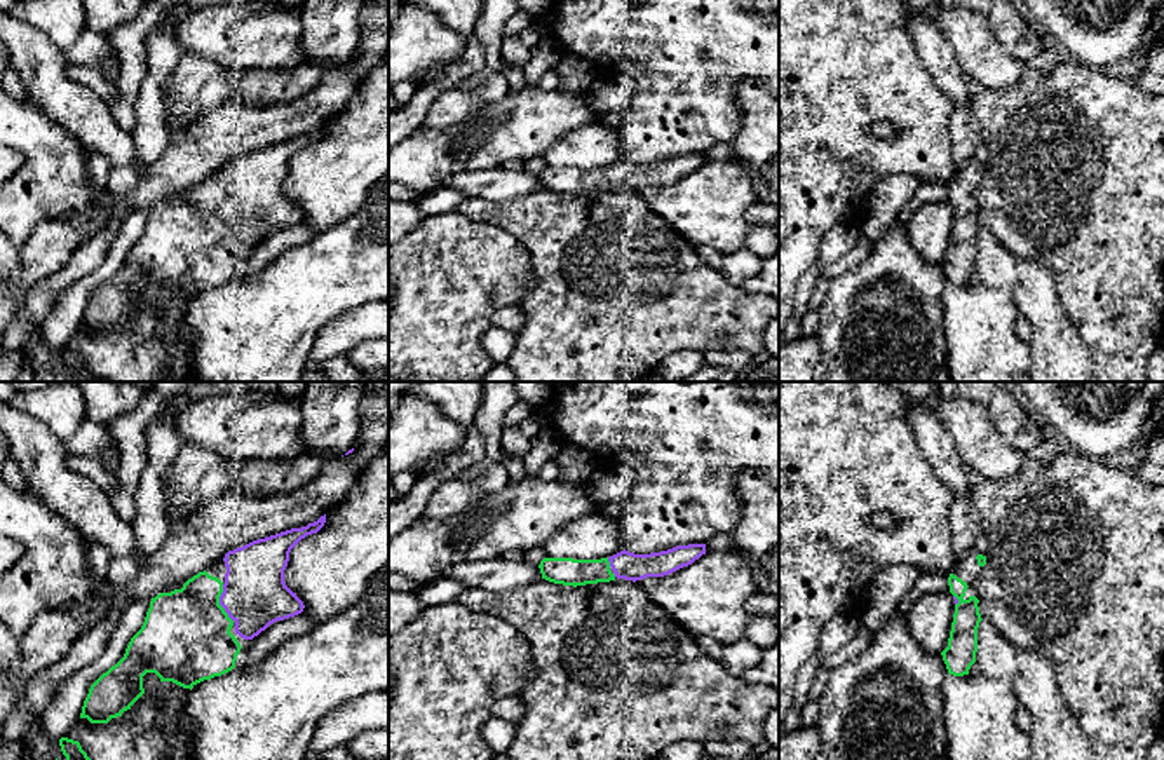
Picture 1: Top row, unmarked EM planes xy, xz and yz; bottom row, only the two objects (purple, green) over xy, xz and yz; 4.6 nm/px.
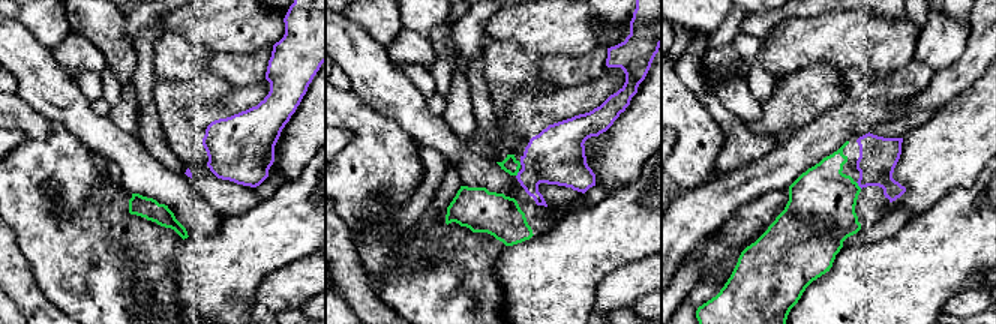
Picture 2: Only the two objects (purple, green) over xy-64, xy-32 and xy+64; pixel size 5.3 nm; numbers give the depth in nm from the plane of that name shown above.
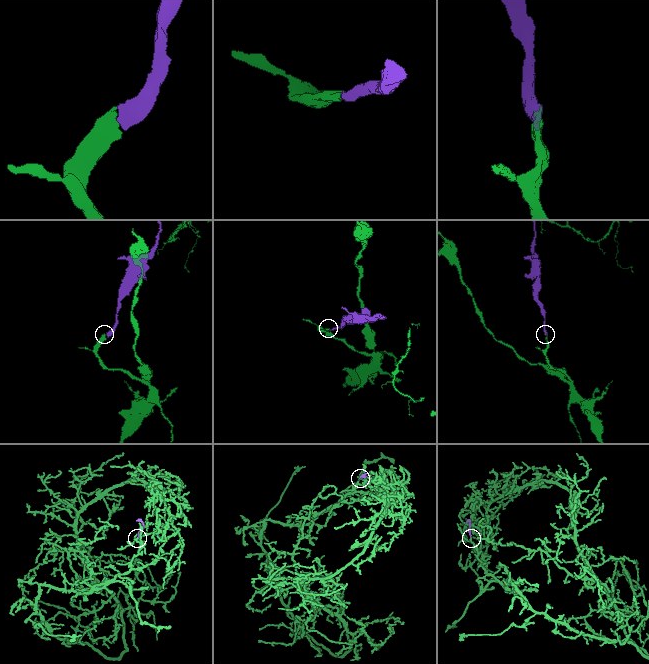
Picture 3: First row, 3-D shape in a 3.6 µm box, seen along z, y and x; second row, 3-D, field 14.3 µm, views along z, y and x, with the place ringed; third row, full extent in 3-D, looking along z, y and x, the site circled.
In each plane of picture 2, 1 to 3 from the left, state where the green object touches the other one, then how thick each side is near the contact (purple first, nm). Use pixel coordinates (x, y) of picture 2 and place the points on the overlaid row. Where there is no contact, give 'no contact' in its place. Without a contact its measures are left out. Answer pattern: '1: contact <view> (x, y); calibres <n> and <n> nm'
1: no contact
2: contact xy-32 (518, 174); calibres 300 and 90 nm
3: contact xy+64 (858, 185); calibres 200 and 360 nm

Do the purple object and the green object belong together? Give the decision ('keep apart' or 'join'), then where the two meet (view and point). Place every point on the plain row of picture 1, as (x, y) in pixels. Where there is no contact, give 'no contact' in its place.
join; meets purple in xy at (220, 213)

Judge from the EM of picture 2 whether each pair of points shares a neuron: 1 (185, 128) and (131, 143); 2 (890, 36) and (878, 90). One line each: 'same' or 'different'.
1: different
2: different

